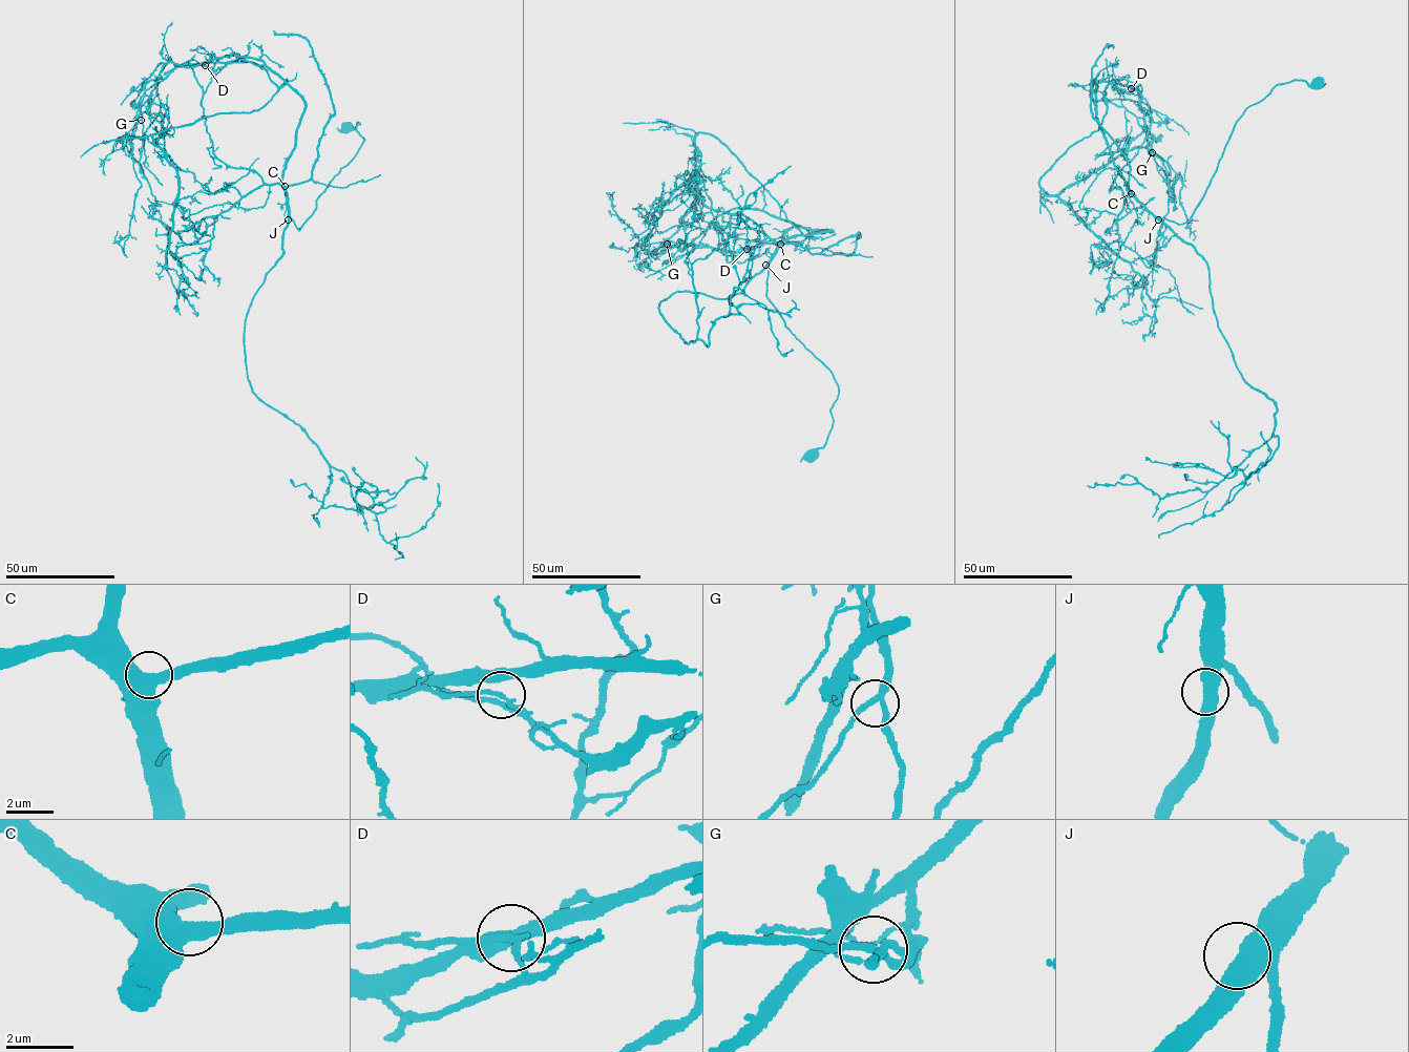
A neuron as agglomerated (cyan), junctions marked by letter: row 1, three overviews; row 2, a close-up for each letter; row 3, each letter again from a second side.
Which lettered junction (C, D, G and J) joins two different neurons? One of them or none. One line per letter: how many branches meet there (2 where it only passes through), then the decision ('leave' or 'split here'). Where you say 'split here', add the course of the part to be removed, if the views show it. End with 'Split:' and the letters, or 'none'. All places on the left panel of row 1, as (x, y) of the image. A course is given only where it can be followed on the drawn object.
C: 2 | leave
D: 2 | split here | (205, 65), (169, 72), (152, 91), (147, 112), (162, 125), (156, 142), (180, 187), (170, 254), (197, 298)
G: 3 | leave
J: 2 | leave
Split: D

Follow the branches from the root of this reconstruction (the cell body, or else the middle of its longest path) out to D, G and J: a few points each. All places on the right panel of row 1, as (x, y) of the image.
D: (1317, 84), (1277, 84), (1249, 105), (1202, 198), (1177, 225), (1129, 189), (1096, 119), (1095, 84), (1131, 89)
G: (1317, 84), (1277, 84), (1249, 105), (1177, 225), (1117, 169), (1095, 84), (1137, 90), (1152, 152)
J: (1317, 84), (1295, 80), (1277, 84), (1249, 105), (1237, 122), (1210, 186), (1189, 218), (1177, 225), (1158, 219)

